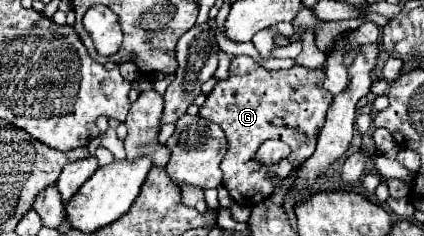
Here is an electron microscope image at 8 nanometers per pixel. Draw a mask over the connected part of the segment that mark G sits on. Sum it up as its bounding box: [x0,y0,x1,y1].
[199,56,333,206]

